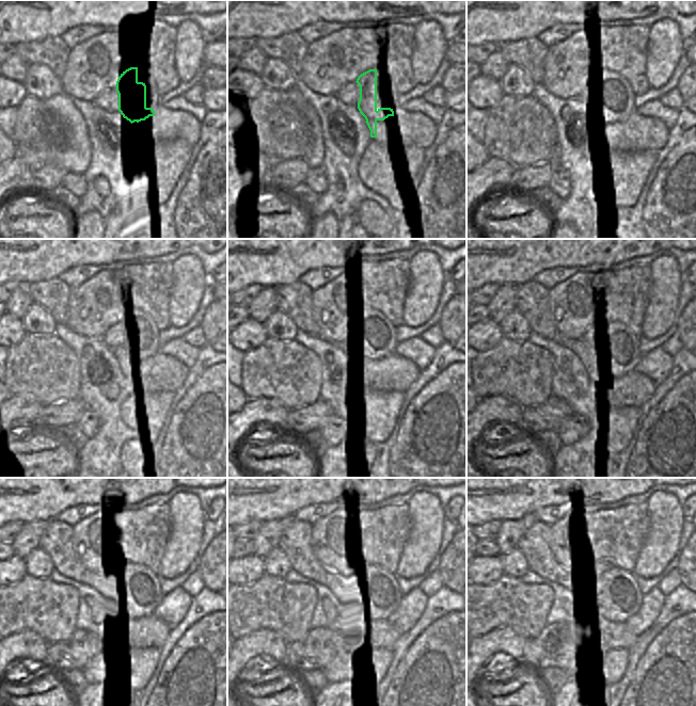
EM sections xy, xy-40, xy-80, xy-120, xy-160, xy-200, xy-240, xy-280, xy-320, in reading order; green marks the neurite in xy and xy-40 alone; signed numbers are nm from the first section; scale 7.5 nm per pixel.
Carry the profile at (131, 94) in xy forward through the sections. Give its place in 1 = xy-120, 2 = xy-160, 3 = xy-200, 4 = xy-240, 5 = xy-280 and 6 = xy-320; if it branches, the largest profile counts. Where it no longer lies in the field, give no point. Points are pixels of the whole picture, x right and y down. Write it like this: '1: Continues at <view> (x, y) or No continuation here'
1: Continues at xy-120 (147, 333)
2: Continues at xy-160 (384, 346)
3: Continues at xy-200 (623, 348)
4: Continues at xy-240 (149, 594)
5: Continues at xy-280 (389, 595)
6: Continues at xy-320 (623, 596).

